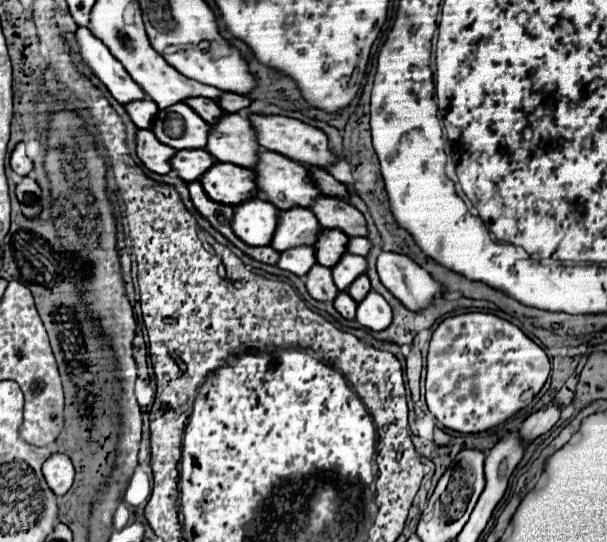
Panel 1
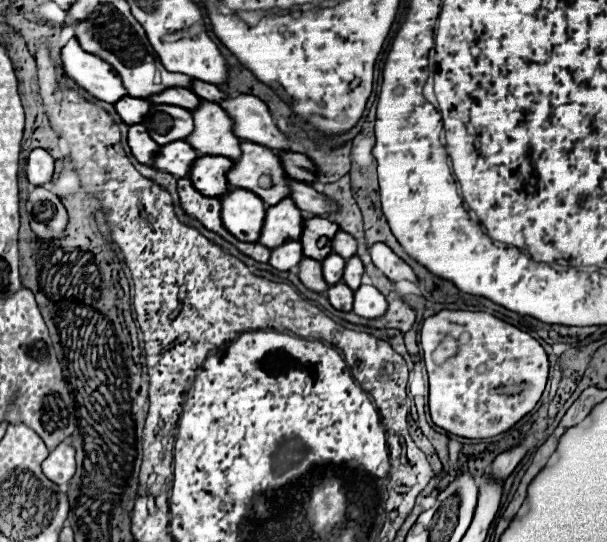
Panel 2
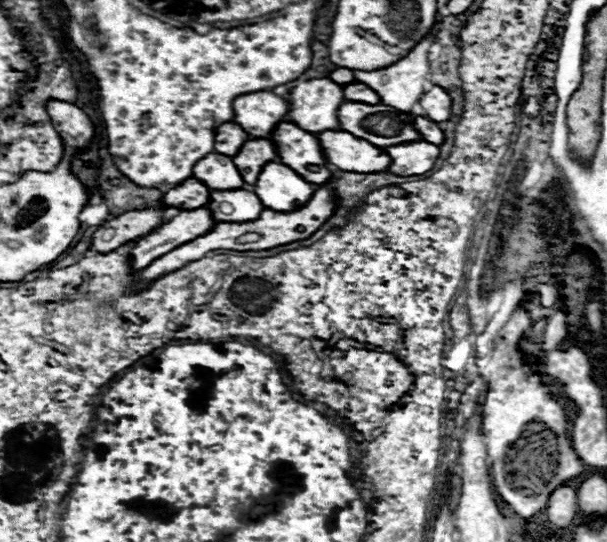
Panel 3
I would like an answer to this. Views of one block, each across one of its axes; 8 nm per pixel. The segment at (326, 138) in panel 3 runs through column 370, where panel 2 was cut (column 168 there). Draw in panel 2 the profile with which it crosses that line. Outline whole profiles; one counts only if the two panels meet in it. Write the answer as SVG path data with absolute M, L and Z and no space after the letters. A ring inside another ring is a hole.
M178 140L178 142L170 142L158 150L156 158L152 160L152 166L156 170L164 170L172 176L186 178L196 158L198 158L198 152L188 142Z

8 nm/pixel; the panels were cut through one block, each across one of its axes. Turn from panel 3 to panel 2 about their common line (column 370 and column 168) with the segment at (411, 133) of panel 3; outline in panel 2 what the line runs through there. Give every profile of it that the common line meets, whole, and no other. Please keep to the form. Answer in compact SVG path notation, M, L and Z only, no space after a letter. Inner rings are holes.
M154 104L144 116L142 124L148 128L152 140L156 140L160 146L176 140L186 140L194 128L192 112L170 104Z

